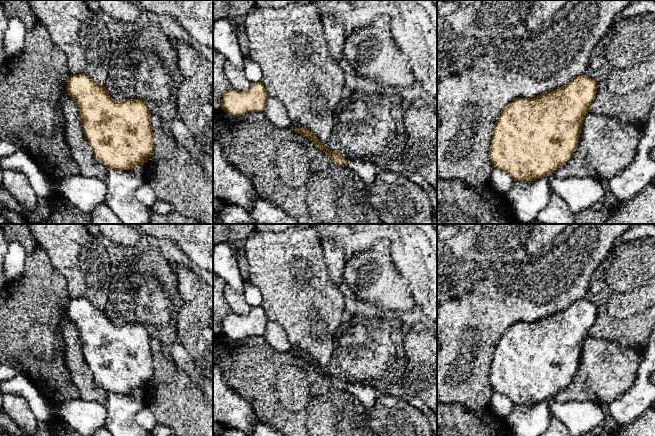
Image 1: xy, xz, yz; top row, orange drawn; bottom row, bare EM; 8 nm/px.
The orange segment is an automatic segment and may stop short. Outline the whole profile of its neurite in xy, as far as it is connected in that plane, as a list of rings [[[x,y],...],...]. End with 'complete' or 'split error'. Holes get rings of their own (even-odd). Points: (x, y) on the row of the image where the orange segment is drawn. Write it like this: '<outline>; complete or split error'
[[[85,74],[71,75],[66,90],[79,108],[83,133],[96,161],[108,170],[130,170],[138,165],[144,166],[154,149],[151,114],[144,101],[116,101],[102,82],[96,83]]]; complete

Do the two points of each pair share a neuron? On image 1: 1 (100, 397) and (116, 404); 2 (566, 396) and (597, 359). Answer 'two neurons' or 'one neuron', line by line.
1: two neurons
2: one neuron

